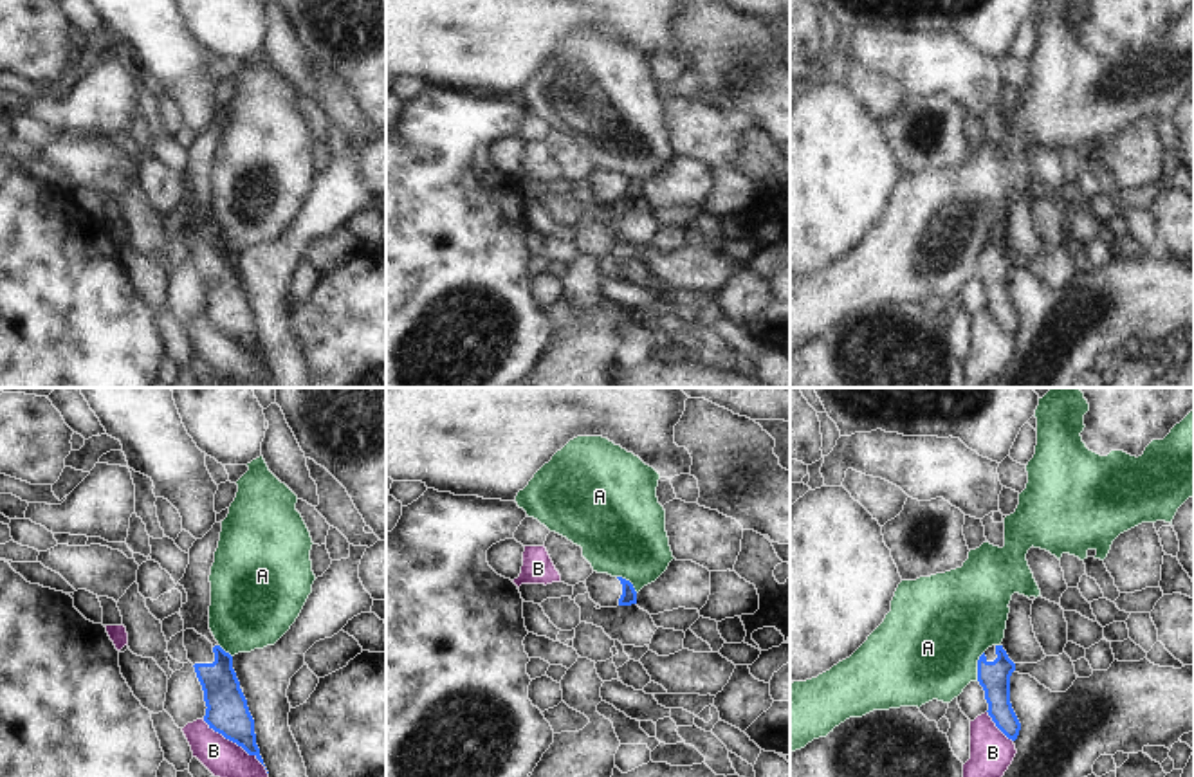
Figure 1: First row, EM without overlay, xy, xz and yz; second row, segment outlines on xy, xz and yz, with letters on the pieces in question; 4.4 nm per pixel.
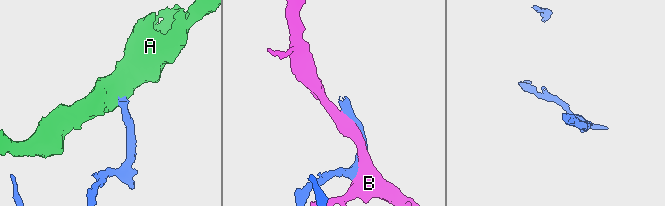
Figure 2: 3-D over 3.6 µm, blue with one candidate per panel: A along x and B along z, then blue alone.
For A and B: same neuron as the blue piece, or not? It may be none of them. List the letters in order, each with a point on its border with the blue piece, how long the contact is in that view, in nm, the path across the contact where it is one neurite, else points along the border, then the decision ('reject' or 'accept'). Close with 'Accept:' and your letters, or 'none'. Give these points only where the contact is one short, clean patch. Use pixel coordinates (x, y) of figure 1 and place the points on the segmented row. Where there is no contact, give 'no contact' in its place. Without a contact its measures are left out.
A: yz (978, 666) | 140 nm | along yz (983, 651), (978, 660), (976, 680) | reject
B: xy (237, 743) | 380 nm | reject
Accept: none

